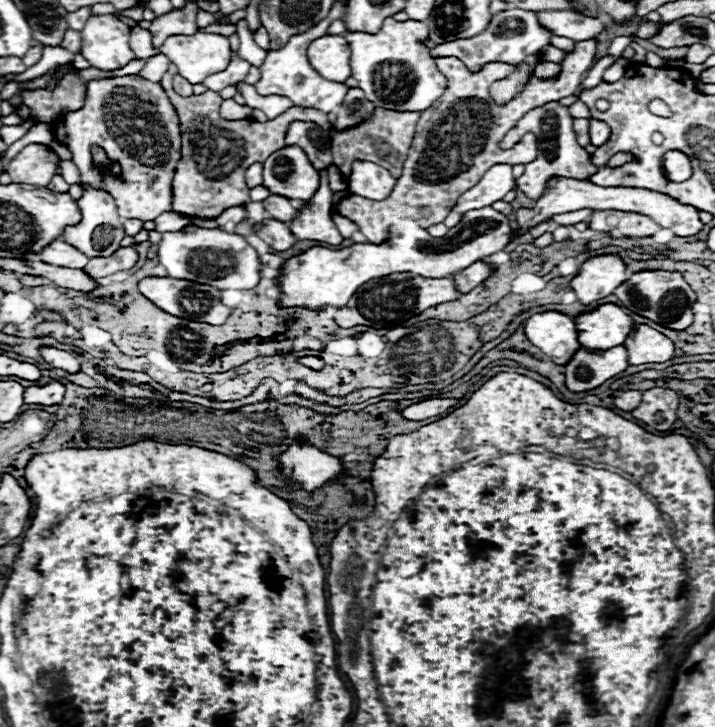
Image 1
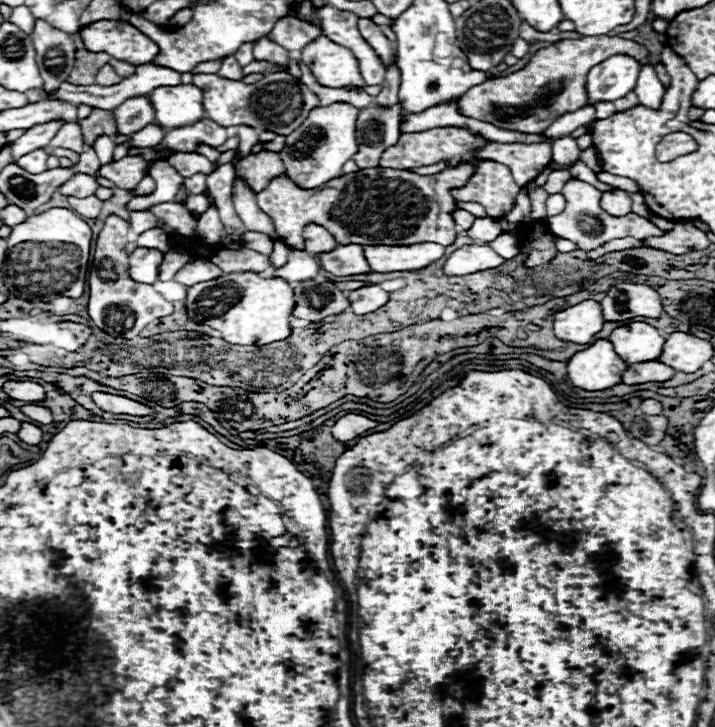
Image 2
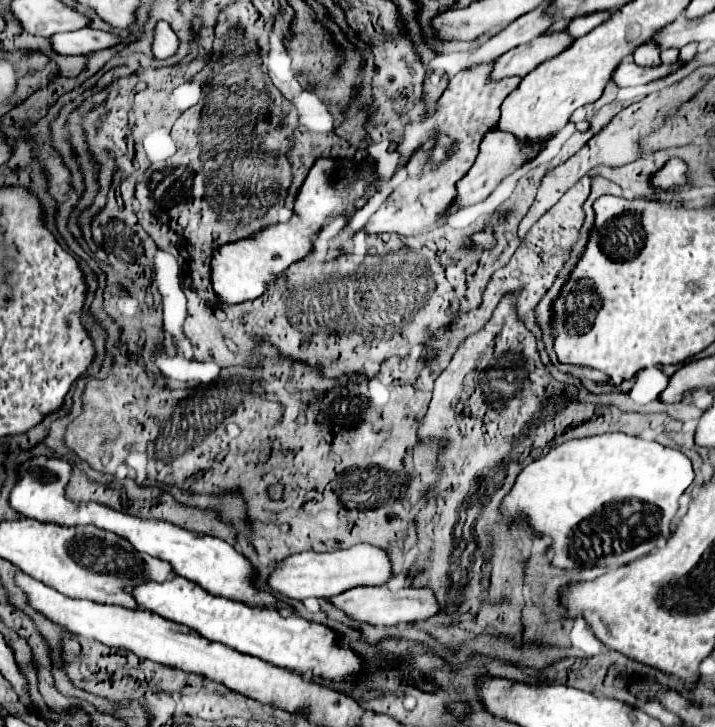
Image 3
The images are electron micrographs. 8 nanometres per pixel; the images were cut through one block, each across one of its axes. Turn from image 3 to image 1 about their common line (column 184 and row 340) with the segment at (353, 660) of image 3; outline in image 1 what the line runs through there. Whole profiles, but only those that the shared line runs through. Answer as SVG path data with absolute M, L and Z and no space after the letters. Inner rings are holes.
M602 304L594 312L574 318L578 340L588 350L608 350L622 346L634 328L634 320L624 314L622 306Z

